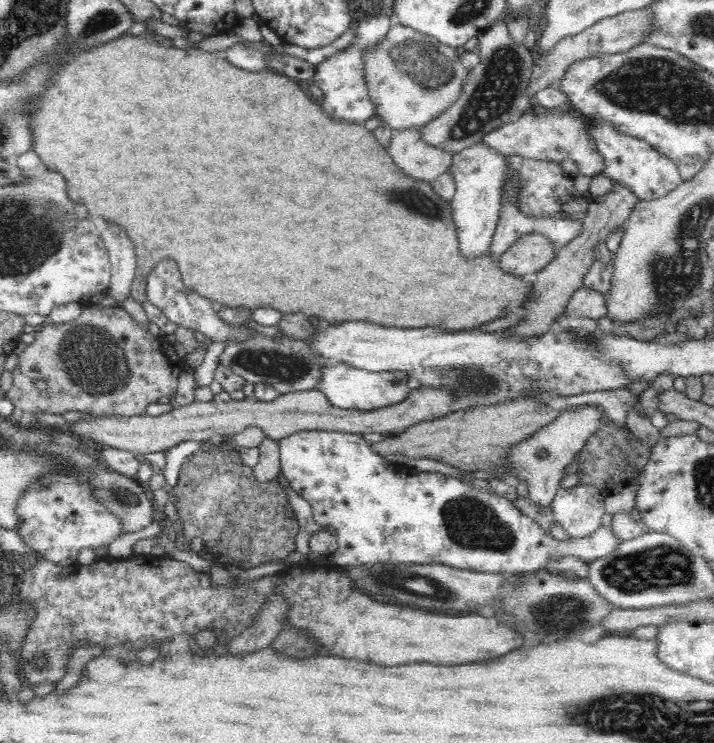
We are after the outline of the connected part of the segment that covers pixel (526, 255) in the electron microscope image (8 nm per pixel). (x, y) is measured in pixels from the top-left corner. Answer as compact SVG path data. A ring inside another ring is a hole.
M542 233L526 234L510 246L506 254L499 258L502 272L516 278L542 270L554 257L556 248Z

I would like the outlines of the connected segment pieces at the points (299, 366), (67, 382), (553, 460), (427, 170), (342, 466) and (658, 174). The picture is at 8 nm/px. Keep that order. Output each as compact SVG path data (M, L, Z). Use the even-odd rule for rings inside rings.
M271 337L254 338L240 344L226 345L223 353L218 357L222 368L244 377L248 383L268 383L278 394L283 395L292 391L307 391L315 388L320 376L322 365L333 365L338 362L335 358L320 358L314 356L305 342L290 340L272 340Z
M85 304L79 316L59 325L42 324L33 332L34 340L23 345L18 353L17 365L11 370L13 385L4 392L15 406L9 418L22 427L40 427L34 420L34 412L61 414L67 410L86 412L90 415L120 414L122 416L140 416L146 407L158 398L172 398L179 385L183 366L171 352L163 337L155 337L148 329L140 327L122 307L100 308ZM36 380L44 380L49 389L49 396L42 397L34 387Z
M586 404L586 406L574 406L574 410L568 410L564 412L558 420L554 420L552 424L548 424L546 428L542 428L540 432L536 432L530 440L526 442L520 442L518 446L512 448L510 452L510 458L508 458L508 464L504 466L511 465L517 468L513 476L507 480L508 483L514 484L517 480L517 477L525 478L529 481L529 498L531 502L538 507L538 511L548 511L551 509L551 503L556 496L556 491L560 489L558 483L563 478L564 468L570 464L574 458L574 455L578 455L580 449L584 446L584 443L588 440L590 436L599 425L599 420L601 417L602 407L596 404Z
M410 128L408 130L394 132L392 144L390 144L390 149L387 152L393 159L394 165L406 176L416 181L421 180L432 185L452 165L454 155L440 151L440 149L434 148L430 144L426 144L420 138L419 130L420 128Z
M303 430L289 434L287 437L277 441L280 451L281 476L289 482L291 490L293 490L296 495L302 497L302 499L310 504L315 522L323 528L334 530L336 534L339 545L337 546L336 552L330 555L331 563L334 567L358 568L358 566L374 566L374 564L392 564L392 566L398 566L398 564L405 564L406 566L420 564L443 565L451 567L452 569L475 572L506 574L534 573L538 570L545 569L547 564L551 560L556 560L556 558L575 557L590 564L598 558L607 556L617 545L622 544L622 541L618 541L618 539L612 535L610 528L606 529L603 527L598 528L598 530L588 537L573 538L570 536L568 540L559 540L551 536L546 530L542 530L535 518L521 512L517 508L513 498L506 498L506 496L500 496L500 494L497 494L495 491L490 492L490 490L478 488L478 486L474 486L474 483L466 484L466 482L462 481L462 478L458 478L458 476L450 476L435 471L419 471L414 467L391 463L385 456L376 453L376 451L372 449L372 444L368 443L368 441L364 439L364 435L361 434L345 433L344 431L335 430Z
M598 115L585 116L583 124L585 133L593 140L598 153L604 159L603 175L615 186L627 188L640 201L658 200L672 190L676 190L683 182L678 167L664 154L655 150L644 138L628 136L616 129L614 123Z

